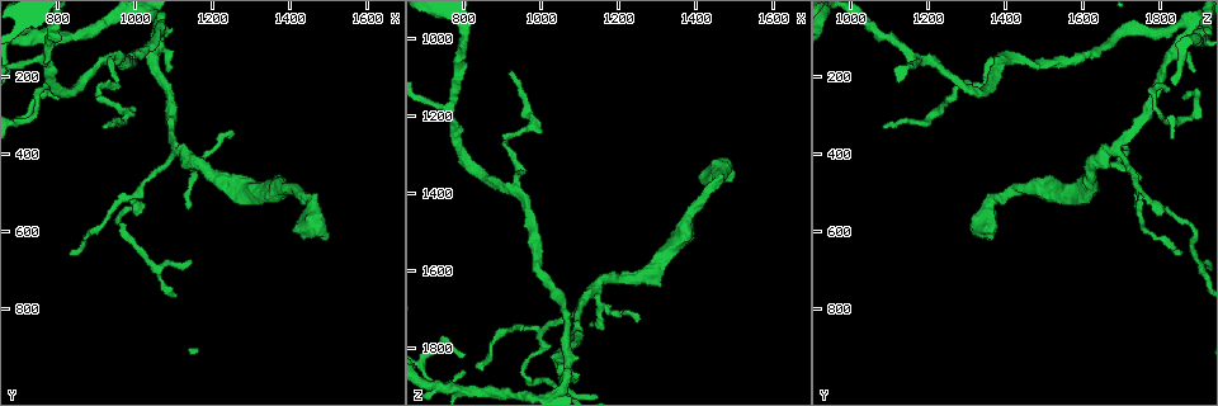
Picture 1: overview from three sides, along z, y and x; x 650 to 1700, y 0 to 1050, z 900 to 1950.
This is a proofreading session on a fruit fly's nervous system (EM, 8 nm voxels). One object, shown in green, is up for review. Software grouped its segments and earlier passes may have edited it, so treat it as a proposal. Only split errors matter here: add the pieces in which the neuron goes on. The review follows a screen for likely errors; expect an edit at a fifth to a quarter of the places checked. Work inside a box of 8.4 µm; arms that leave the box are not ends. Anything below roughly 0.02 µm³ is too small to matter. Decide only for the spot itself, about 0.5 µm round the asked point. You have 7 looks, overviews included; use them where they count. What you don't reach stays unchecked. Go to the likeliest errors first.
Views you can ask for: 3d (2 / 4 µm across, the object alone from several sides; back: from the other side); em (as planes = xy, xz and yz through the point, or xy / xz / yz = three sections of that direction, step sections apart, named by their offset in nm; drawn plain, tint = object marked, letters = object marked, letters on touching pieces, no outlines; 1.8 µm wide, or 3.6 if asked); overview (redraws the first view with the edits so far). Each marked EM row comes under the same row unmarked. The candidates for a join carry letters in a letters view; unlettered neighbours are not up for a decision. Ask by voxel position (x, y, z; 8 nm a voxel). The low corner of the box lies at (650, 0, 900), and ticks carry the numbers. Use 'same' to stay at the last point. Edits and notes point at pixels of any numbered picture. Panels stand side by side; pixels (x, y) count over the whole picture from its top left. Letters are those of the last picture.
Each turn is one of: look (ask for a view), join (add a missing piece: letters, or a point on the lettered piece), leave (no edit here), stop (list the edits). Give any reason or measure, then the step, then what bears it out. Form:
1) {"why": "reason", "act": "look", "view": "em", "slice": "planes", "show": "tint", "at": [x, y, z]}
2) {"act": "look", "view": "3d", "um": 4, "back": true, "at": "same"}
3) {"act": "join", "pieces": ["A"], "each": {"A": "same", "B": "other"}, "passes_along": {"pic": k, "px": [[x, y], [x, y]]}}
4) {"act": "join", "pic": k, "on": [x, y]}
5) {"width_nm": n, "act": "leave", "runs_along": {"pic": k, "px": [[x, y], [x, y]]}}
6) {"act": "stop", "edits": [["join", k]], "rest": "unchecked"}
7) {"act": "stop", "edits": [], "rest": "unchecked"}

{"act": "look", "view": "3d", "um": 2, "back": true, "at": [1070, 85, 1825]}

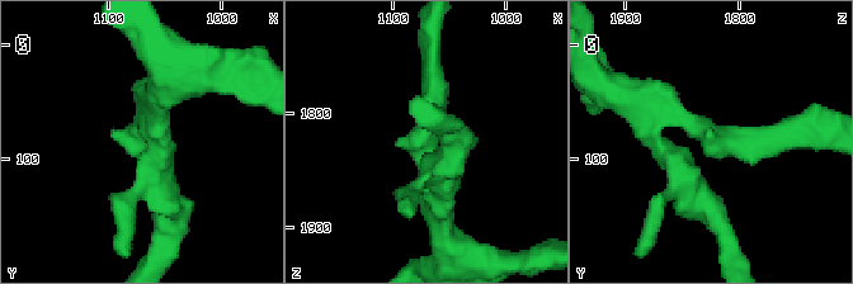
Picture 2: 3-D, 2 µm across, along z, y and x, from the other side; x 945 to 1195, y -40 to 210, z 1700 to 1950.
{"why": "now the EM", "act": "look", "view": "em", "slice": "xz", "step": 16, "show": "tint", "at": [1072, 86, 1820]}

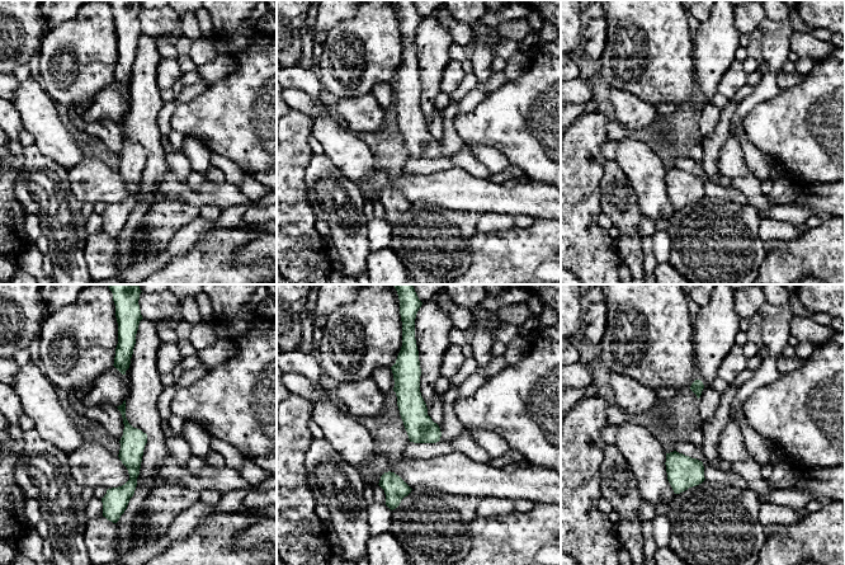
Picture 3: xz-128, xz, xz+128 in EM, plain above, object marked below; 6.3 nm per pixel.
{"act": "look", "view": "em", "slice": "xz", "step": 16, "show": "letters", "at": "same"}

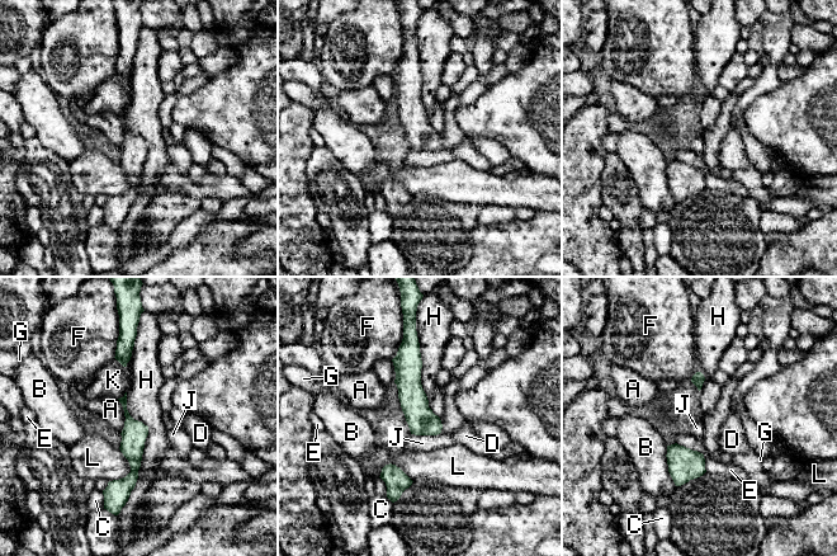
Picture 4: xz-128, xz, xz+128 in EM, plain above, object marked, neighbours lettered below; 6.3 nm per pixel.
{"width_nm": 160, "act": "leave", "each": {"A": "other", "B": "other", "C": "other", "D": "other", "E": "other", "F": "other", "G": "other", "H": "other", "J": "other", "K": "other", "L": "other"}, "border": {"pic": 4, "px": [[440, 432], [436, 434], [411, 434]]}, "found": "no lettered piece goes on from it"}

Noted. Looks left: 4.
{"why": "an open end", "act": "look", "view": "3d", "um": 4, "at": [910, 335, 1095]}

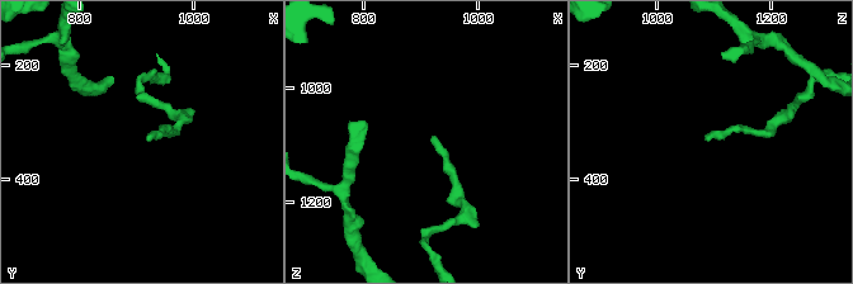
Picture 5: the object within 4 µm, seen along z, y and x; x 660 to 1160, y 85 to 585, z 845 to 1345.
{"act": "look", "view": "em", "slice": "xz", "step": 8, "show": "tint", "at": [915, 330, 1090]}

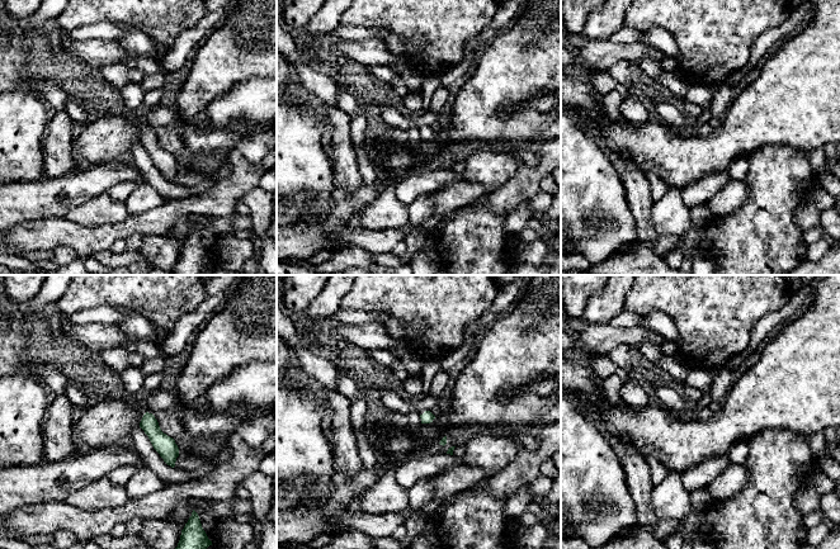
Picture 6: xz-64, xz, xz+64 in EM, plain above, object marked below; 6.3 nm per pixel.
{"act": "look", "view": "em", "slice": "planes", "show": "letters", "at": "same"}

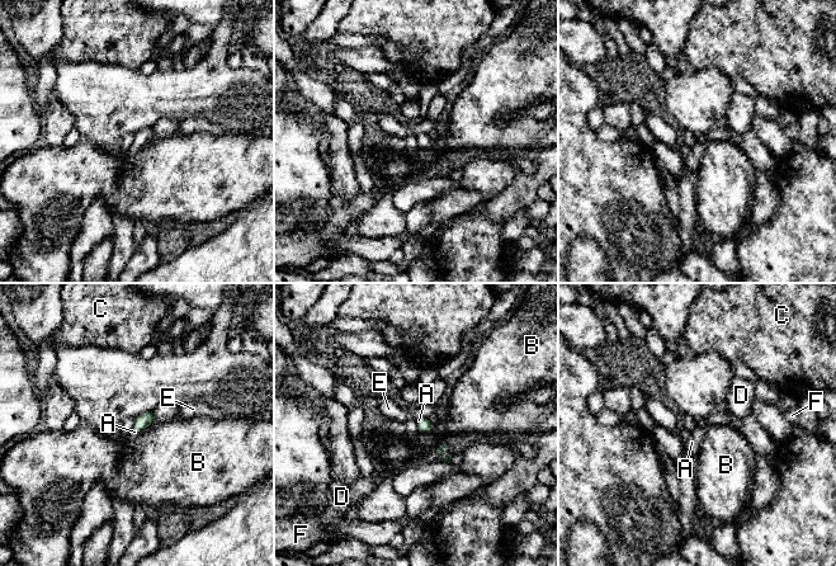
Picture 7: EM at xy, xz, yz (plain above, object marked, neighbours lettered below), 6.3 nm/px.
{"longest_contact_nm": ["B", 100], "act": "join", "pieces": ["A"], "each": {"A": "same", "B": "other", "C": "other", "D": "other", "E": "other", "F": "other"}, "passes_along": {"pic": 7, "px": [[143, 420], [137, 428], [135, 432]]}, "found": "it goes on there"}

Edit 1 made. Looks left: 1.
{"act": "stop", "edits": [["join", 7]], "rest": "unchecked"}

